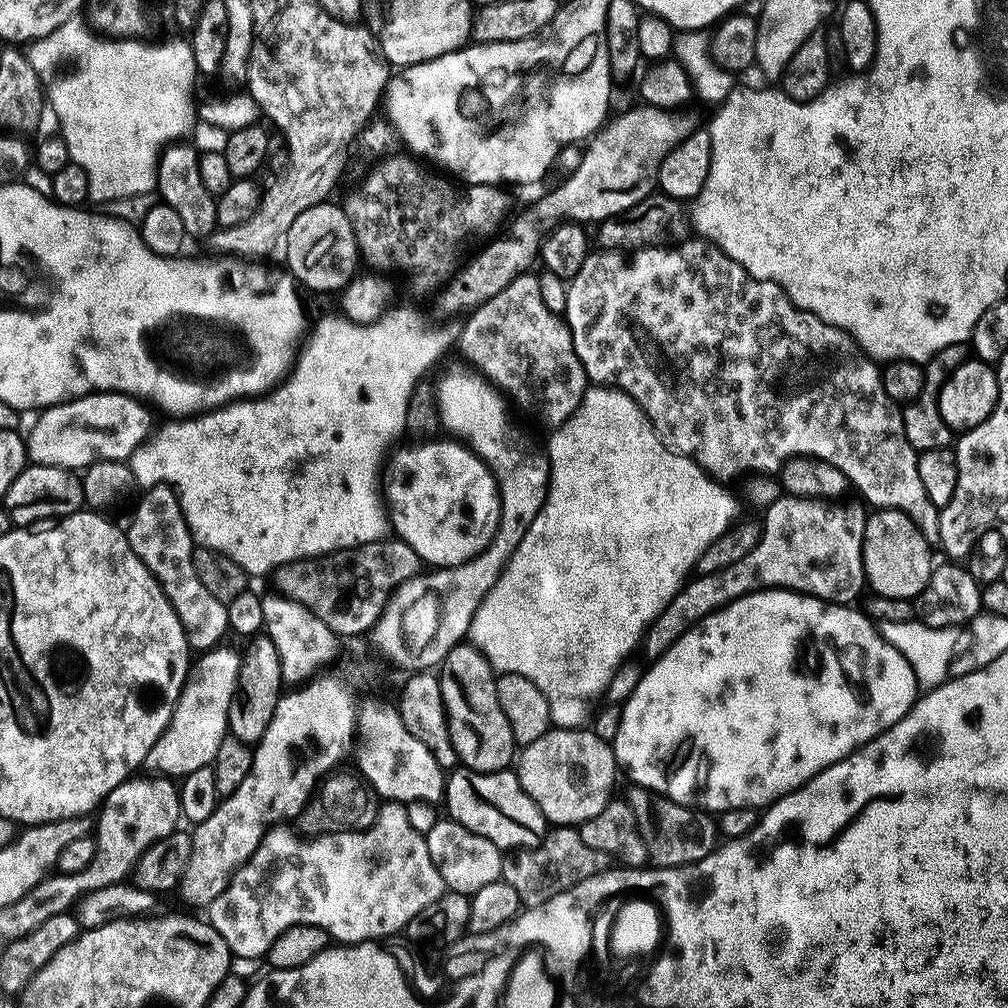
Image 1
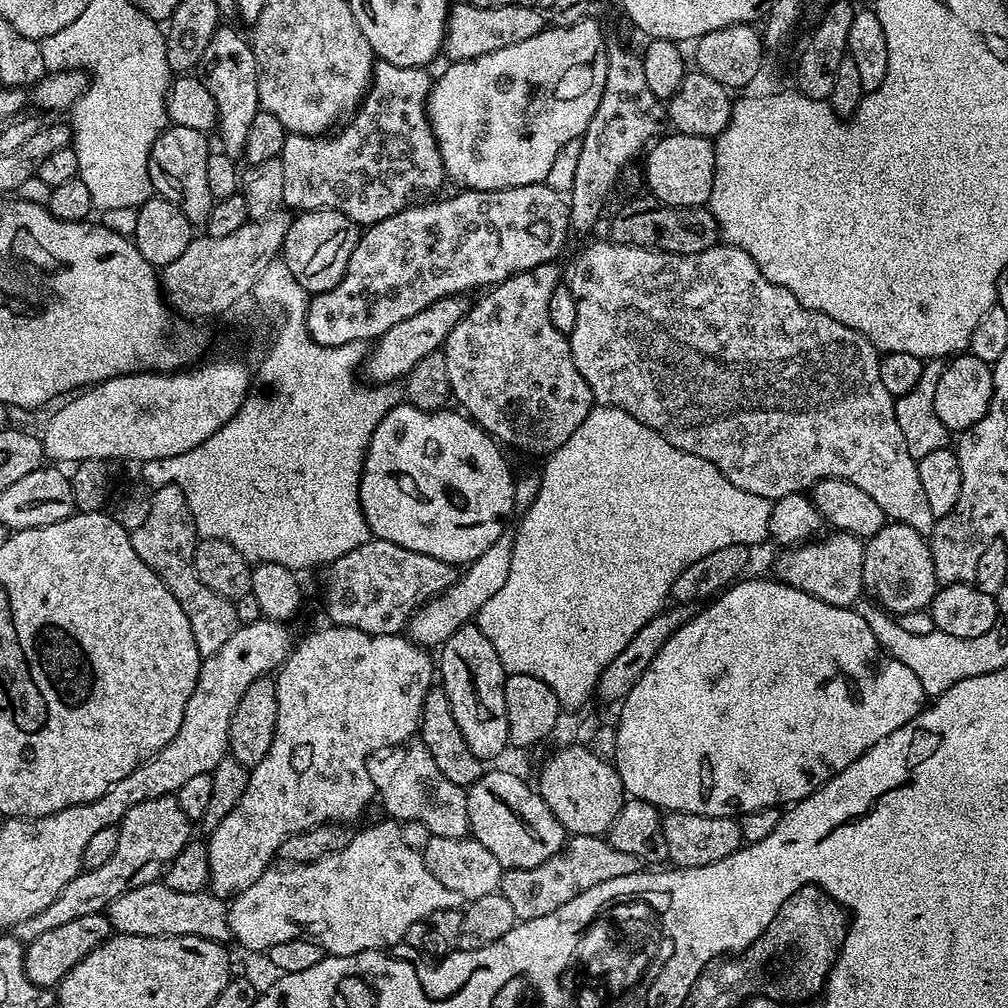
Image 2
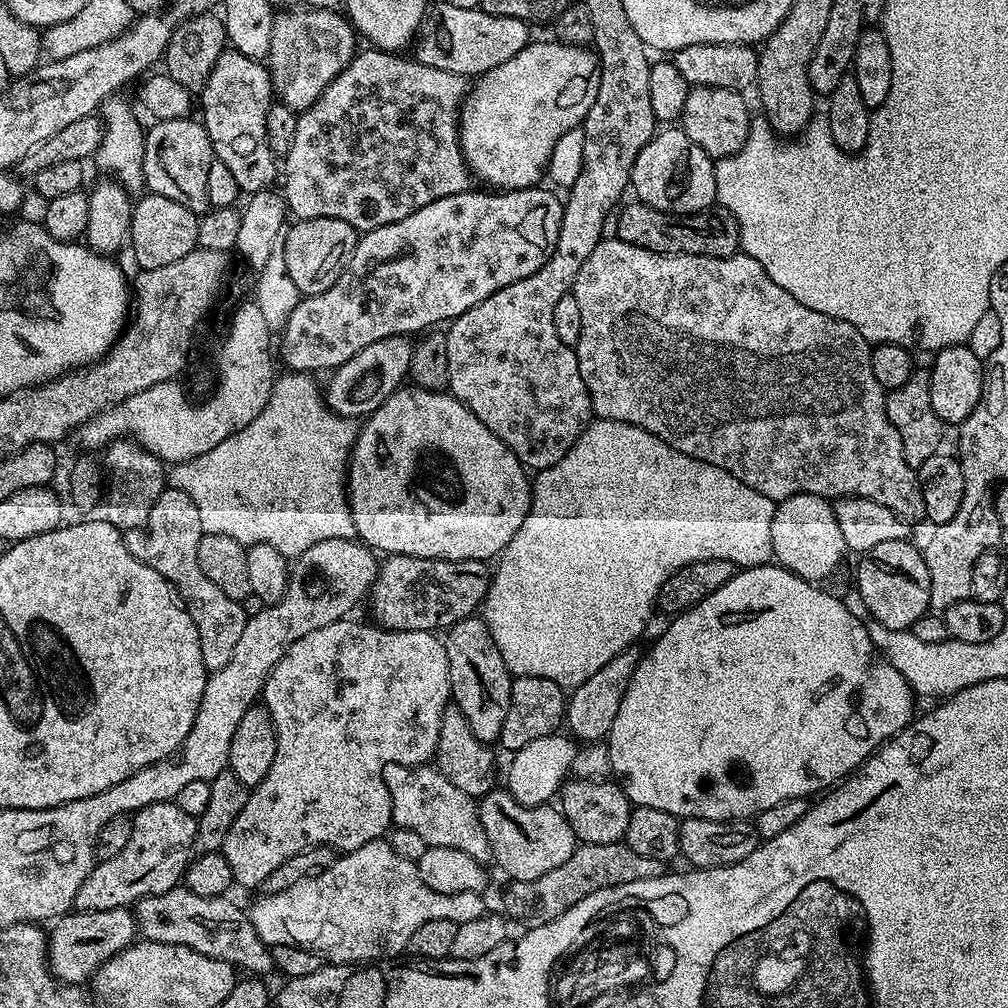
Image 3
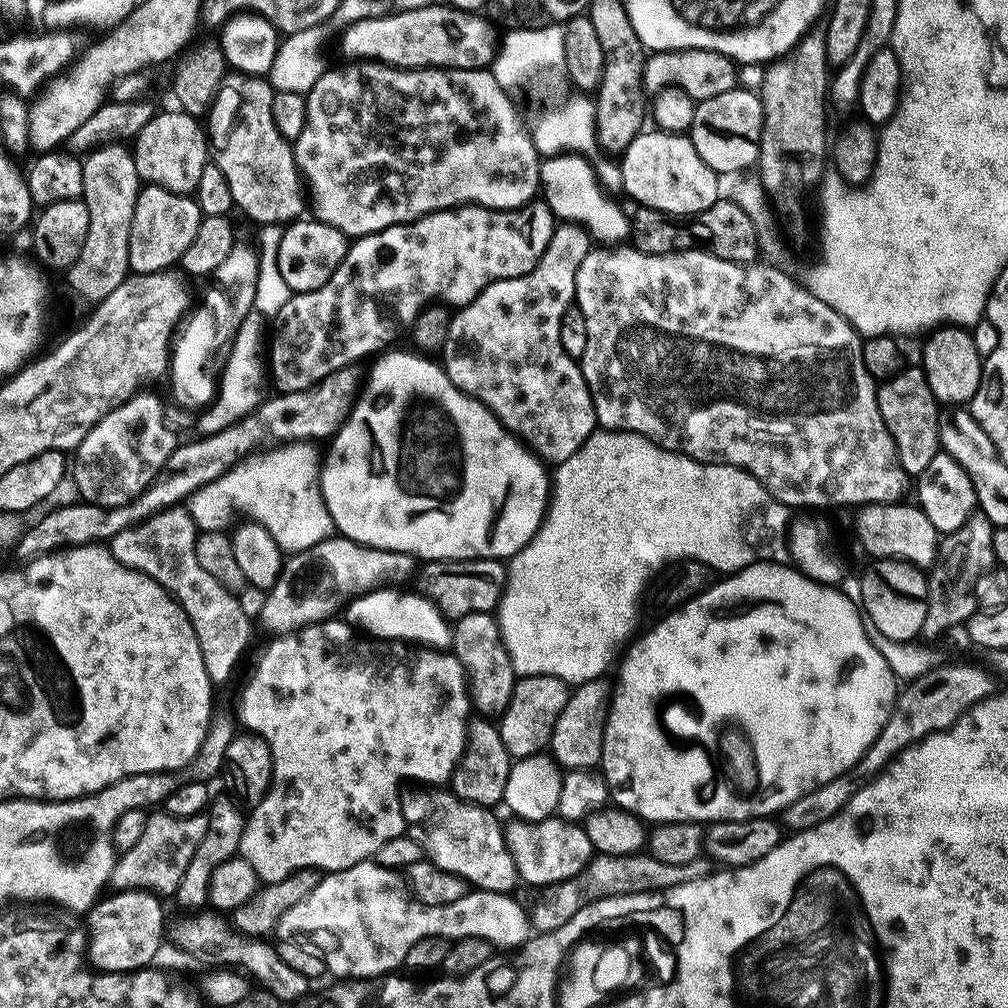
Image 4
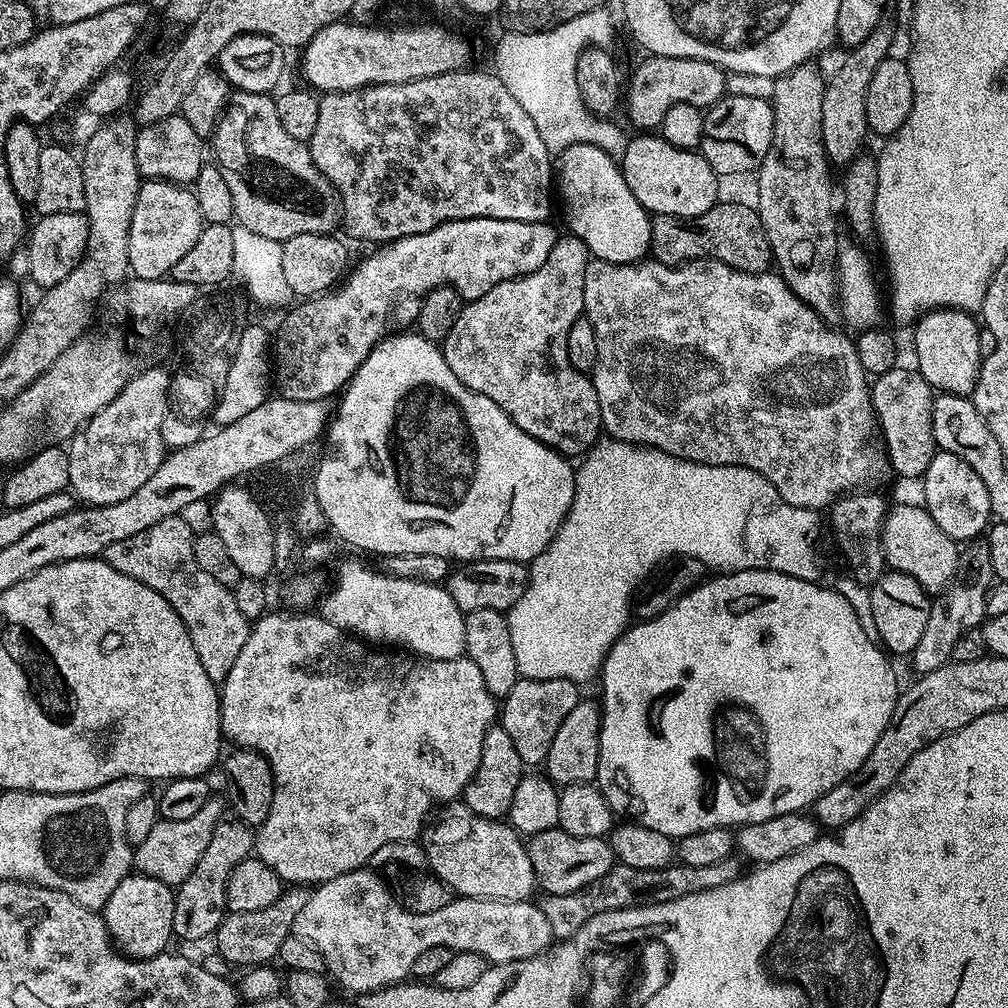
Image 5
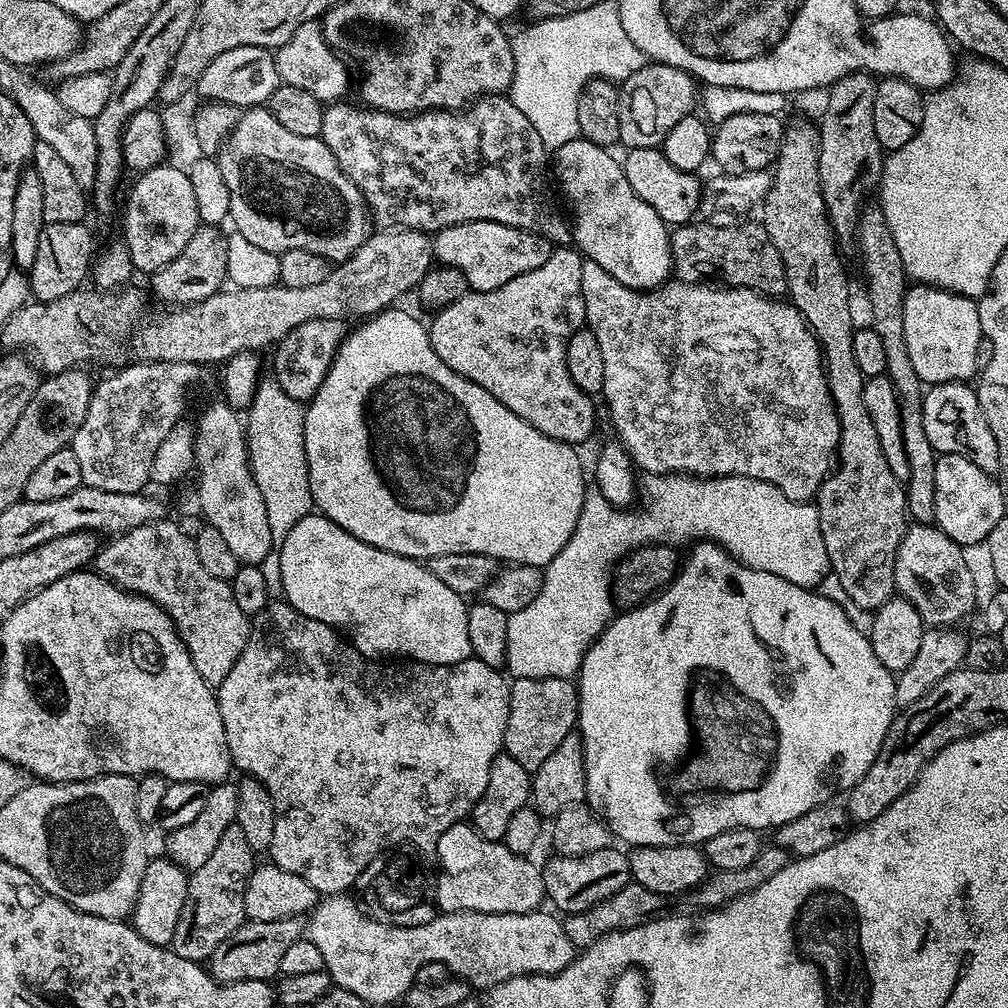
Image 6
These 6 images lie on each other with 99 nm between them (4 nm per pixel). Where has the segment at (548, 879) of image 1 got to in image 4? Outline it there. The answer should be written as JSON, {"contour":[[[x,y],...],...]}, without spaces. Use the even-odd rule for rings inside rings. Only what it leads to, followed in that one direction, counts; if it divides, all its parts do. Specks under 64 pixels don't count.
{"contour":[[[647,854],[630,856],[593,855],[583,869],[569,880],[550,884],[539,889],[540,897],[530,906],[530,924],[537,933],[553,932],[558,926],[566,926],[582,906],[607,896],[625,896],[631,892],[661,892],[664,888],[676,886],[682,882],[697,880],[710,871],[707,859],[697,858],[688,864],[671,864],[658,862],[658,858]]]}

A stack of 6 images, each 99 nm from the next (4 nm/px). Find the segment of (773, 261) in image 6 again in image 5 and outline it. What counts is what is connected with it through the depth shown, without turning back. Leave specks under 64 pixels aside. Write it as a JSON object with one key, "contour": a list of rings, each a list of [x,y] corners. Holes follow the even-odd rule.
{"contour":[[[718,202],[710,210],[694,218],[653,215],[651,221],[650,252],[659,263],[679,266],[685,262],[707,258],[720,264],[728,264],[740,272],[766,272],[773,263],[772,247],[768,245],[755,207]]]}

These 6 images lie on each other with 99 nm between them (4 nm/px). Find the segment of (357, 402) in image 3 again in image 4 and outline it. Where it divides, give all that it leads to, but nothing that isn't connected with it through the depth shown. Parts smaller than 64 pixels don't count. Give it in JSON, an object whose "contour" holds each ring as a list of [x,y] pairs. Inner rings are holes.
{"contour":[[[347,364],[322,378],[319,384],[305,388],[303,392],[285,392],[276,394],[273,400],[265,399],[258,409],[258,417],[260,416],[280,442],[316,442],[322,436],[331,438],[336,435],[336,431],[348,419],[356,405],[356,370],[356,364]]]}

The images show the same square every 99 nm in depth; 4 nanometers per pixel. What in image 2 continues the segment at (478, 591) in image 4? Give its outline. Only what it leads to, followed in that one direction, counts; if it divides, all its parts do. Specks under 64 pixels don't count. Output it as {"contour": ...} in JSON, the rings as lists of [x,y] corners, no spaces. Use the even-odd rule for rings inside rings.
{"contour":[[[368,539],[358,550],[350,550],[350,554],[342,554],[323,569],[324,572],[324,608],[333,625],[342,628],[357,628],[366,634],[386,634],[394,636],[403,633],[408,627],[413,612],[423,608],[434,596],[440,596],[458,578],[455,567],[438,558],[430,558],[430,554],[418,554],[414,550],[406,550],[406,546],[398,546],[389,540]]]}

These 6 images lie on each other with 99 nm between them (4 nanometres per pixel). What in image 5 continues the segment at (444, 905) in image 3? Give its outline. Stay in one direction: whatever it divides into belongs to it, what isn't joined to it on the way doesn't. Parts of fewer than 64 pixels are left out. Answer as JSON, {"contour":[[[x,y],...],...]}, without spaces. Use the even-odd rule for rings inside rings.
{"contour":[[[357,870],[343,872],[333,880],[323,881],[317,887],[320,889],[305,899],[290,923],[295,935],[309,940],[324,955],[325,969],[329,973],[332,971],[331,979],[340,980],[341,986],[349,988],[352,994],[379,992],[387,989],[389,984],[401,983],[411,973],[414,958],[418,958],[422,950],[430,950],[430,946],[446,946],[456,952],[478,952],[492,964],[508,964],[512,960],[541,955],[553,943],[554,933],[548,919],[532,902],[454,898],[442,906],[442,910],[417,912],[407,907],[404,909],[392,897],[391,890],[384,885],[380,876],[383,875],[372,870]]]}

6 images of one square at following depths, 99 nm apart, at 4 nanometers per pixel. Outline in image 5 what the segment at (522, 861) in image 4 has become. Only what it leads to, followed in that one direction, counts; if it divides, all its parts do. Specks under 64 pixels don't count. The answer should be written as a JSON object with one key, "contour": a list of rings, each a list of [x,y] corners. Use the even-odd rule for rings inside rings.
{"contour":[[[559,826],[550,827],[544,832],[533,835],[527,841],[526,853],[532,863],[532,870],[537,881],[544,884],[544,892],[548,894],[570,894],[585,889],[592,876],[603,877],[614,863],[611,845],[600,836],[571,836]],[[529,842],[529,843],[528,843]],[[588,864],[588,872],[580,872]]]}

